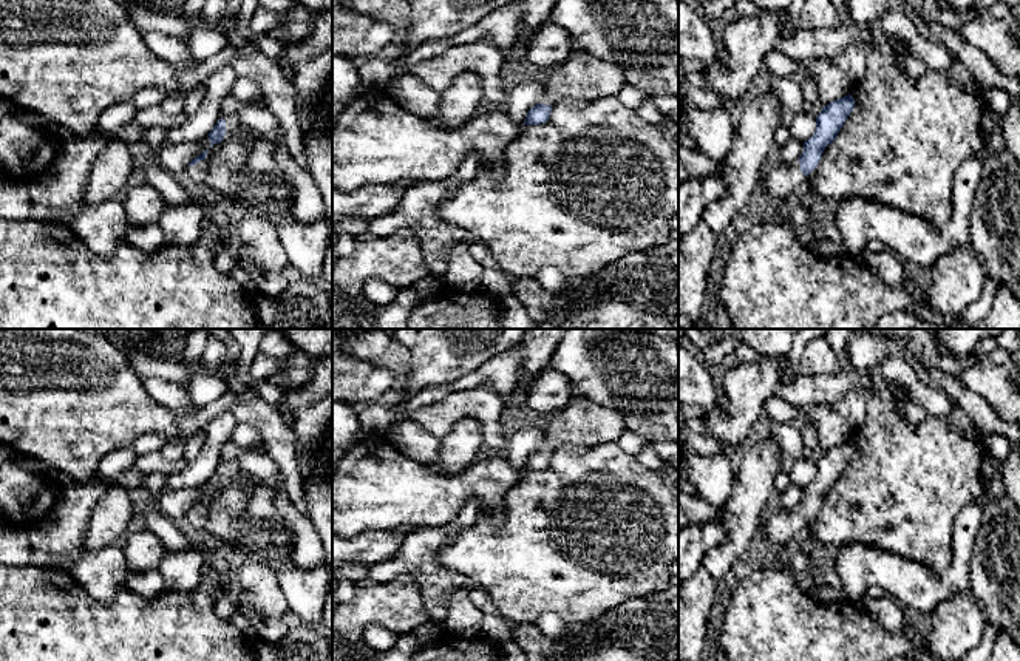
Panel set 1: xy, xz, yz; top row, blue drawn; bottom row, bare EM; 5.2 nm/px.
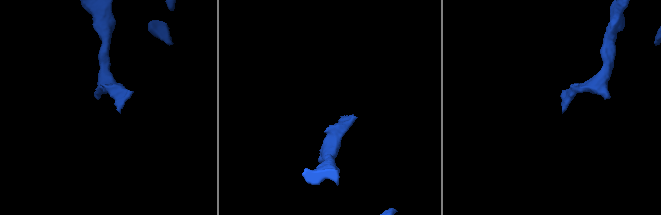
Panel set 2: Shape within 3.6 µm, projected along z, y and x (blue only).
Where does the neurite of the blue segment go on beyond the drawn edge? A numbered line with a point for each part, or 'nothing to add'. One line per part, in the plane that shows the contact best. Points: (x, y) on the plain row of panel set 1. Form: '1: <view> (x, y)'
1: xy (195, 522)

